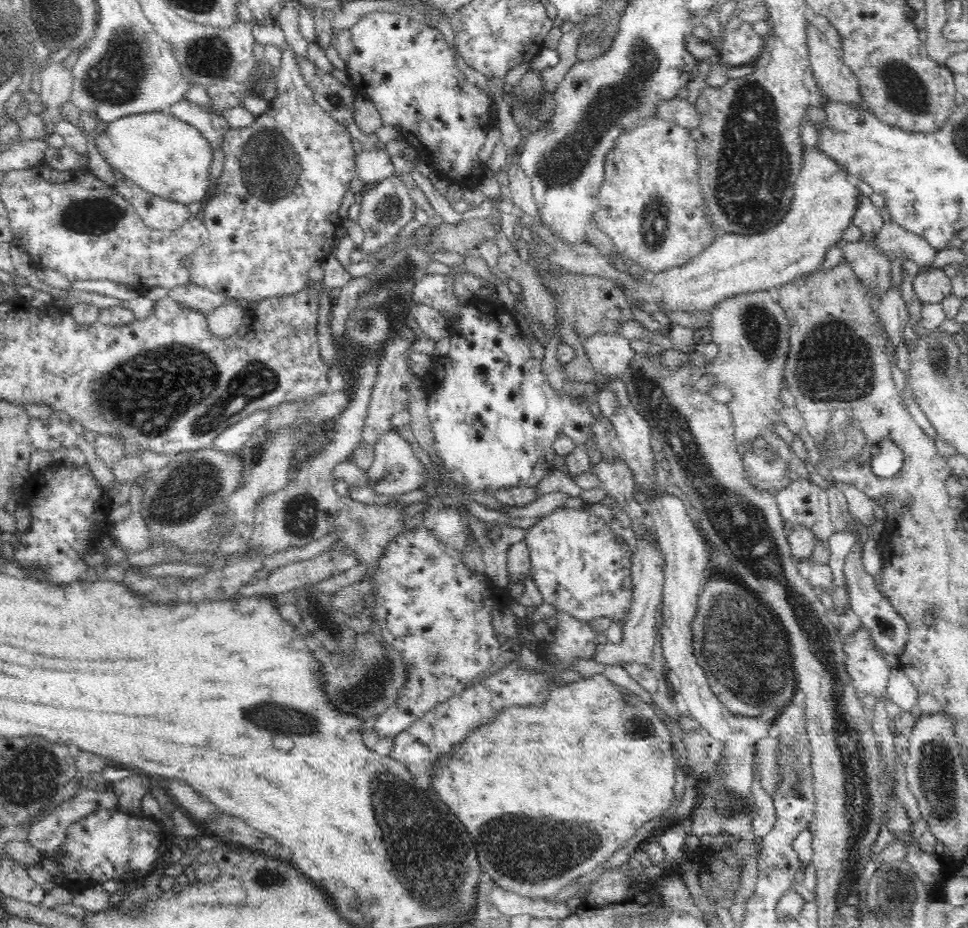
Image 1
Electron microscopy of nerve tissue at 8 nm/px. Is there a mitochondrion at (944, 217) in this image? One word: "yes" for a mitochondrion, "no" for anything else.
no

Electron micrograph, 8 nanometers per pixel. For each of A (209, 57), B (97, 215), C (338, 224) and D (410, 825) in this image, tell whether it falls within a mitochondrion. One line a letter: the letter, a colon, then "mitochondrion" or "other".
A: mitochondrion
B: mitochondrion
C: other
D: mitochondrion

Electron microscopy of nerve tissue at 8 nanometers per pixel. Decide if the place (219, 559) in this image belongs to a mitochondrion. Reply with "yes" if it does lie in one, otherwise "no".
no

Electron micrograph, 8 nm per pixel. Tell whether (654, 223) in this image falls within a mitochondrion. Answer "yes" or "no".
yes

